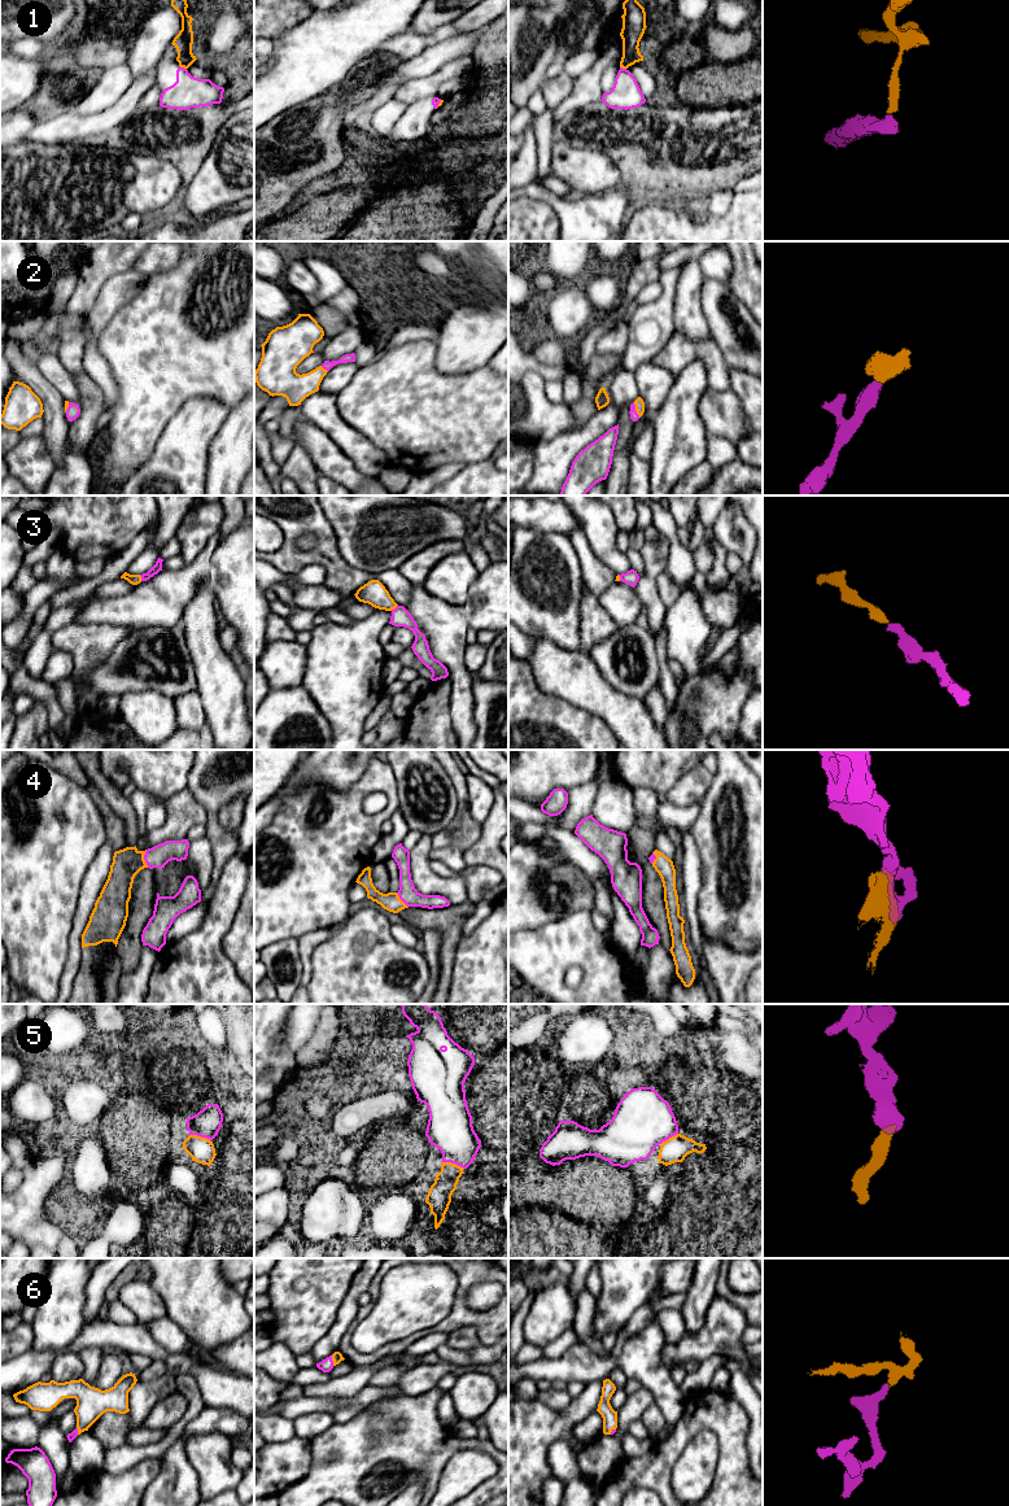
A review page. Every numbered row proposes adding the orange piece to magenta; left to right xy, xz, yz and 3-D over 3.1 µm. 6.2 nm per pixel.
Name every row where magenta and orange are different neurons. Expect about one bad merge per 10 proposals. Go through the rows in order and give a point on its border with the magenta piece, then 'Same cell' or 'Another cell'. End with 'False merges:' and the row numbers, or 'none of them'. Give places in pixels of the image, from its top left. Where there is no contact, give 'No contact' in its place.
1: Touches magenta at xy (183, 68). Another cell
2: Touches magenta at yz (634, 410). Same cell
3: Touches magenta at xz (394, 609). Same cell
4: Touches magenta at xy (144, 859). Same cell
5: Touches magenta at xy (200, 1135). Same cell
6: Touches magenta at xz (332, 1361). Same cell
False merges: 1

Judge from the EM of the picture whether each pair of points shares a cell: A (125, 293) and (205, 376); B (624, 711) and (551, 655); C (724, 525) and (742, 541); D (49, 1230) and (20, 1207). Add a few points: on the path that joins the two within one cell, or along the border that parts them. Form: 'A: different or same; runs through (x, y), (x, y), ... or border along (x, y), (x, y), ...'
A: different; border along (148, 276), (143, 288), (110, 321)
B: same; runs through (606, 702), (588, 690), (569, 673)
C: same; runs through (728, 528), (738, 537)
D: same; runs through (42, 1229), (27, 1214)

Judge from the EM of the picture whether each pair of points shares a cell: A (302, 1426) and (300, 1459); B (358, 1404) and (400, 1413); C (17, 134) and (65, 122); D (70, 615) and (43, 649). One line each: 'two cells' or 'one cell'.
A: two cells
B: two cells
C: two cells
D: one cell

